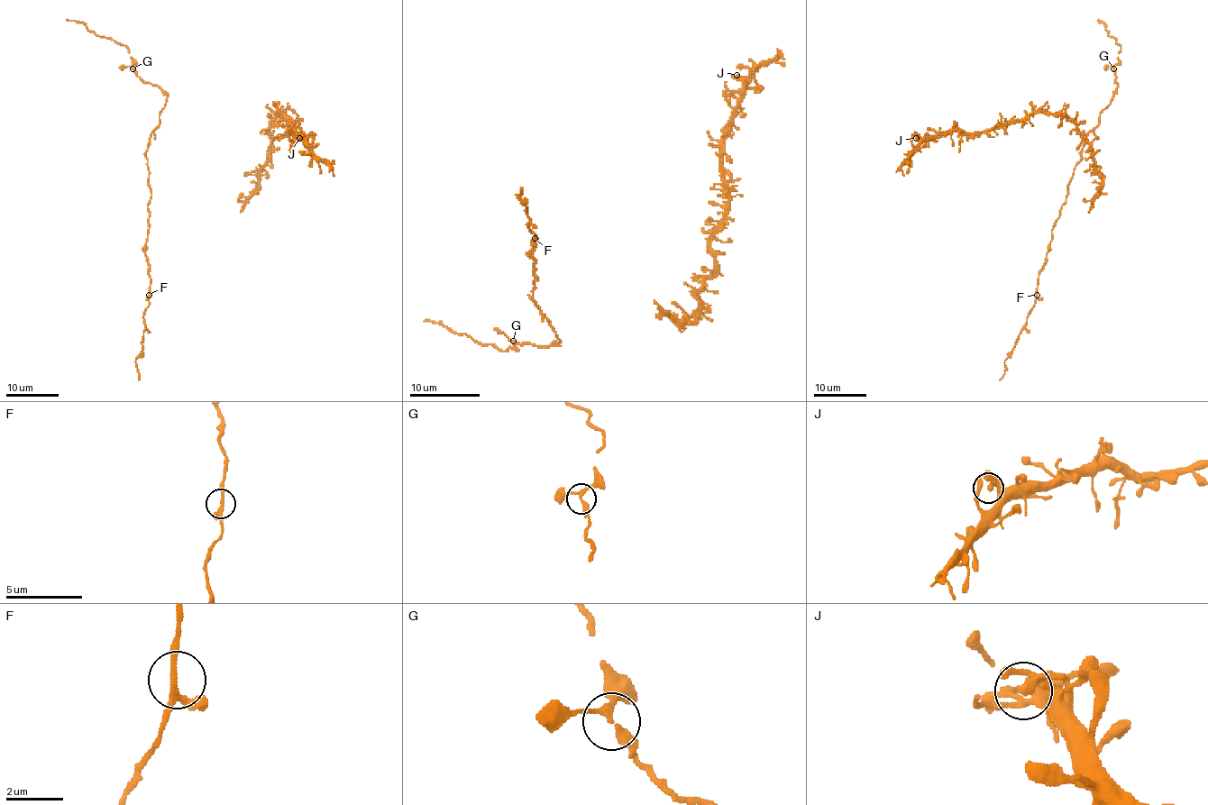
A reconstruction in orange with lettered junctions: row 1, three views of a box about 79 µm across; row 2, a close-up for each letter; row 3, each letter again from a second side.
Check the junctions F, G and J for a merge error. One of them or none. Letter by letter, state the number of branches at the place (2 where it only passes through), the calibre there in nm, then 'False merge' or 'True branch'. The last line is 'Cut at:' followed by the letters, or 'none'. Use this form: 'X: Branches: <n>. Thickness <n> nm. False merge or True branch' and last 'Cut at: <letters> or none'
F: Branches: 3. Thickness 200 nm. True branch
G: Branches: 3. Thickness 240 nm. True branch
J: Branches: 3. Thickness 180 nm. True branch
Cut at: none

